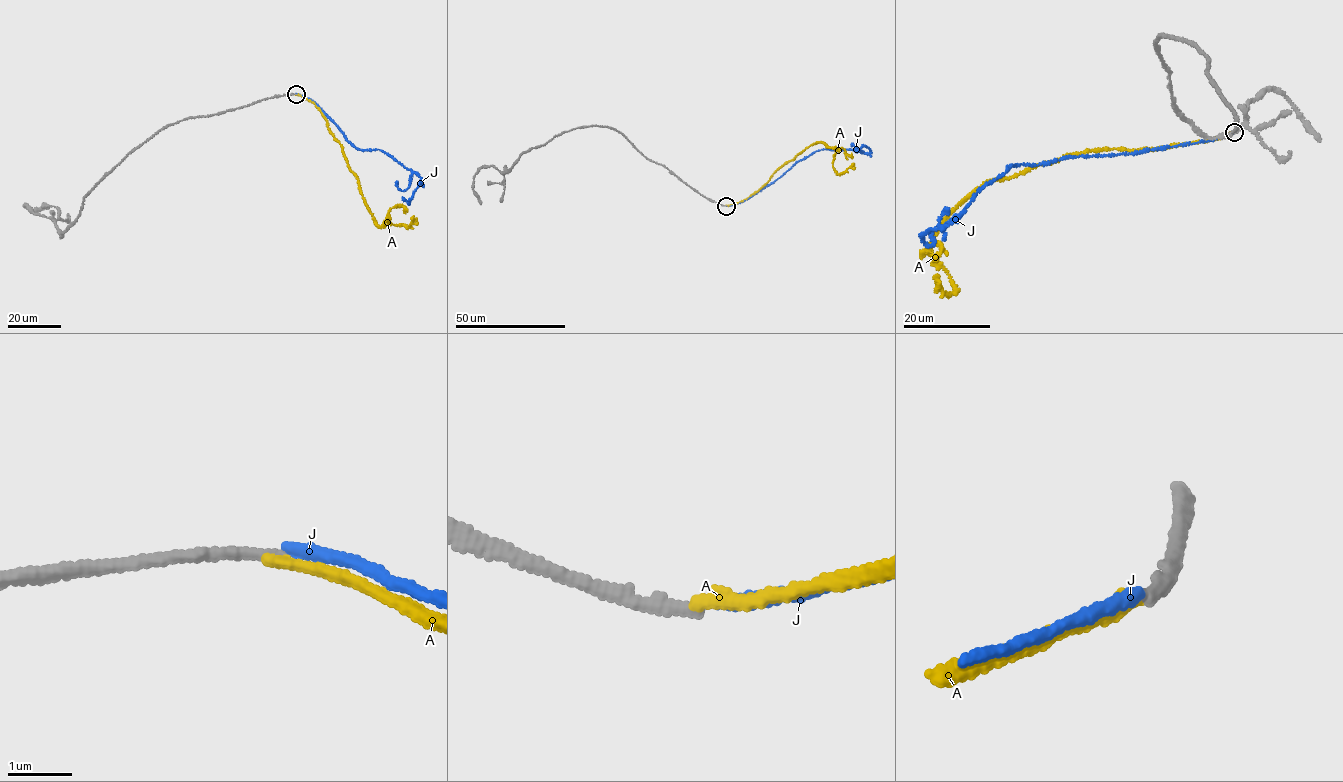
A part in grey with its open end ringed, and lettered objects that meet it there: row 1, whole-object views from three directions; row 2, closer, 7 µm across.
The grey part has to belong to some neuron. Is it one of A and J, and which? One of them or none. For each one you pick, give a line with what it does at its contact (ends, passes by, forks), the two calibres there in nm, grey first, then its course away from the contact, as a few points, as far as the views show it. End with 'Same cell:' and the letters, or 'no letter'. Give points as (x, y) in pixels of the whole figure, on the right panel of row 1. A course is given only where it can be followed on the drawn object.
Same cell: no letter

